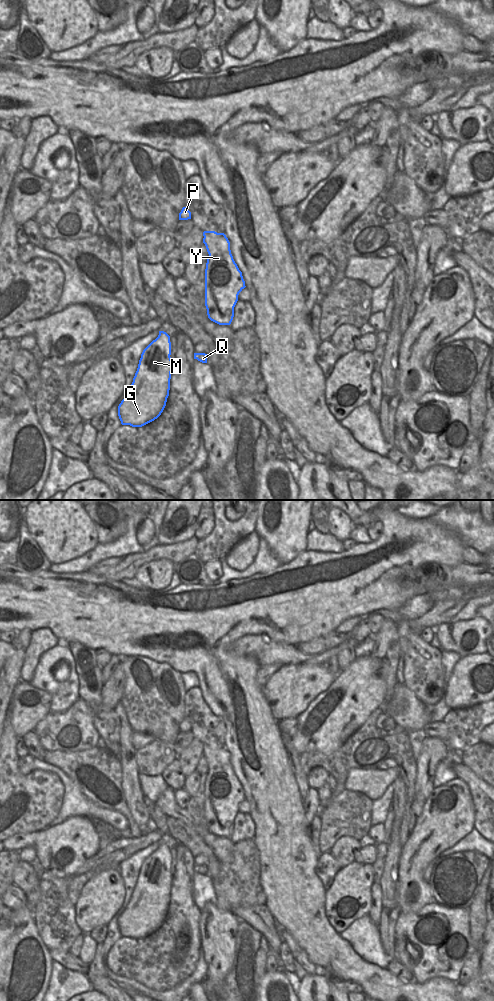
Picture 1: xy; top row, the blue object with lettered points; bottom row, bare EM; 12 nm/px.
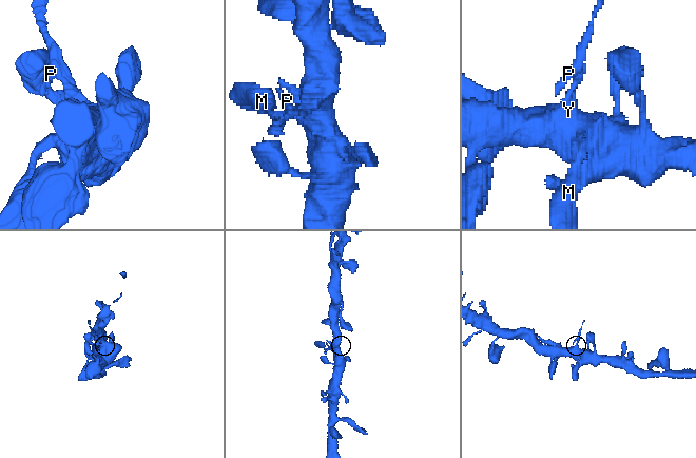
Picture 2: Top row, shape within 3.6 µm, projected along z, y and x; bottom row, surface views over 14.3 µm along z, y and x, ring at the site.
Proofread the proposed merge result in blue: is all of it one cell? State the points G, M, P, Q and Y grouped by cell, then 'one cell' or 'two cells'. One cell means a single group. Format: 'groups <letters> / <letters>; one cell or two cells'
groups G M Q Y / P; two cells

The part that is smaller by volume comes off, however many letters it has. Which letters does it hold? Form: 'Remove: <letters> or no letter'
Remove: P

